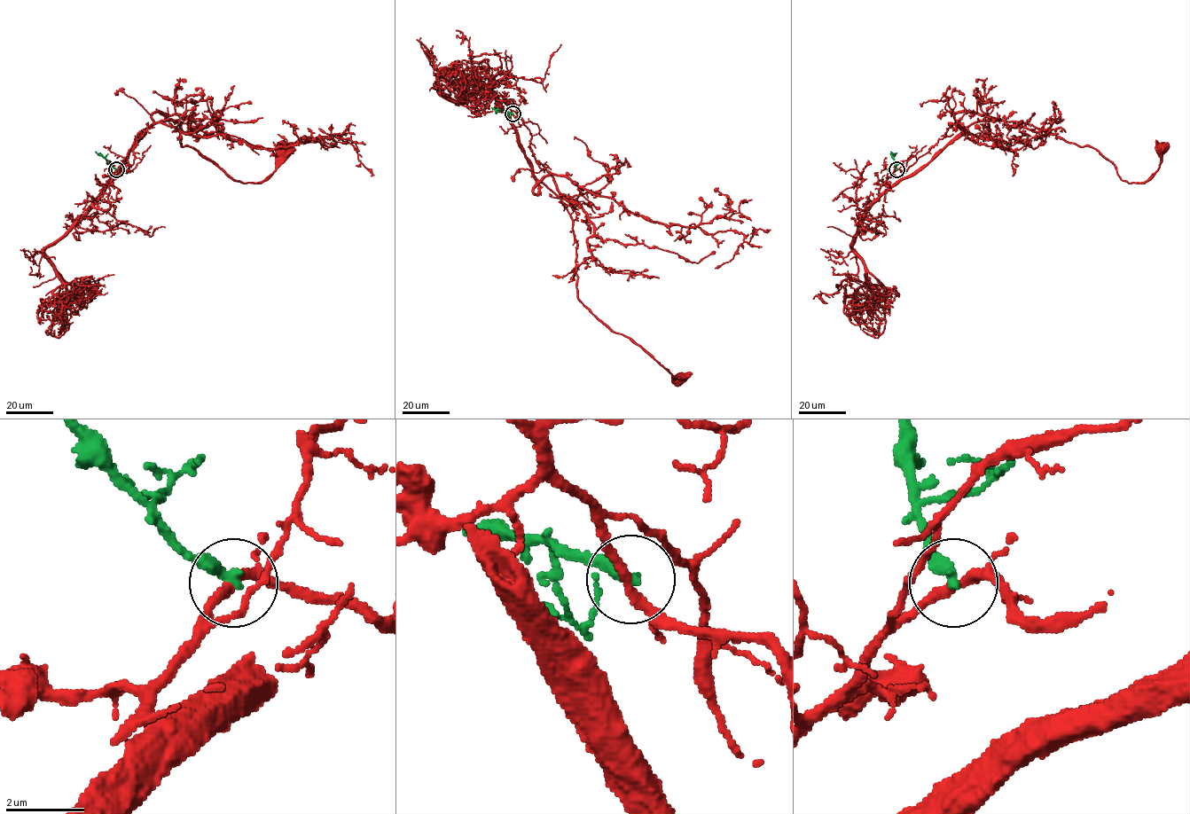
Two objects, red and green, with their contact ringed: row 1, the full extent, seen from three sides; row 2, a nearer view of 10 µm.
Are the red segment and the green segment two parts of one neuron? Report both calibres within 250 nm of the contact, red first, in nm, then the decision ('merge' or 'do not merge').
calibres 240 and 320 nm; do not merge

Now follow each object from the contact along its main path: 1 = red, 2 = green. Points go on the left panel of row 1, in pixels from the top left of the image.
1: (116, 169), (137, 136), (157, 122), (178, 122), (183, 146), (244, 183), (267, 177), (281, 148)
2: (116, 169), (95, 152)

